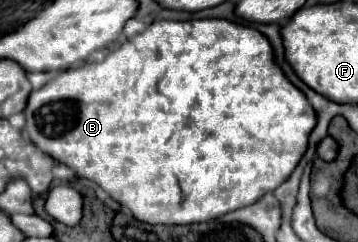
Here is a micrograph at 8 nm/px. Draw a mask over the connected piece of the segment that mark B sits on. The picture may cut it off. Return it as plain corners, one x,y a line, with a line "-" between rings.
193,19
193,21
157,21
143,33
123,43
117,51
109,53
105,61
83,65
79,69
67,69
57,79
49,81
39,91
29,95
29,107
25,111
27,125
25,137
31,139
41,151
71,167
79,177
101,185
125,211
129,209
137,221
151,225
193,225
219,219
221,215
255,203
265,193
273,193
299,165
307,147
309,135
317,125
317,113
313,111
307,97
291,85
275,63
273,47
269,39
253,27
233,23
227,19

